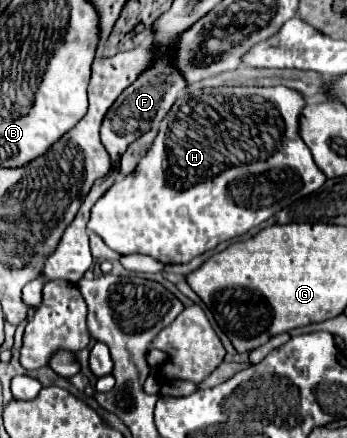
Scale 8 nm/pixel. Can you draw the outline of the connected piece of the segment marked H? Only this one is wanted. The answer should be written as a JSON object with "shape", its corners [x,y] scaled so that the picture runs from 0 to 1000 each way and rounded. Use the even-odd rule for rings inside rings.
{"shape":[[[648,196],[648,201],[585,201],[585,205],[527,210],[516,219],[516,228],[493,242],[481,265],[464,274],[458,306],[452,306],[441,333],[429,338],[429,347],[412,356],[412,365],[389,384],[389,393],[378,393],[360,406],[331,411],[331,420],[274,461],[251,521],[262,530],[274,530],[280,539],[291,539],[297,553],[343,580],[418,580],[418,584],[458,594],[464,603],[533,603],[550,589],[562,589],[597,571],[614,571],[631,553],[666,548],[689,534],[706,534],[729,516],[746,516],[752,507],[781,498],[798,479],[810,479],[810,475],[844,466],[850,457],[908,438],[937,416],[937,397],[914,384],[914,374],[896,361],[890,338],[879,333],[879,324],[867,320],[867,311],[856,301],[856,269],[862,269],[862,256],[873,242],[879,242],[873,219],[856,205],[839,205],[821,196],[787,196],[787,201],[654,201]],[[695,356],[769,356],[769,361],[741,361],[741,365],[723,365],[712,374],[695,374]]]}

